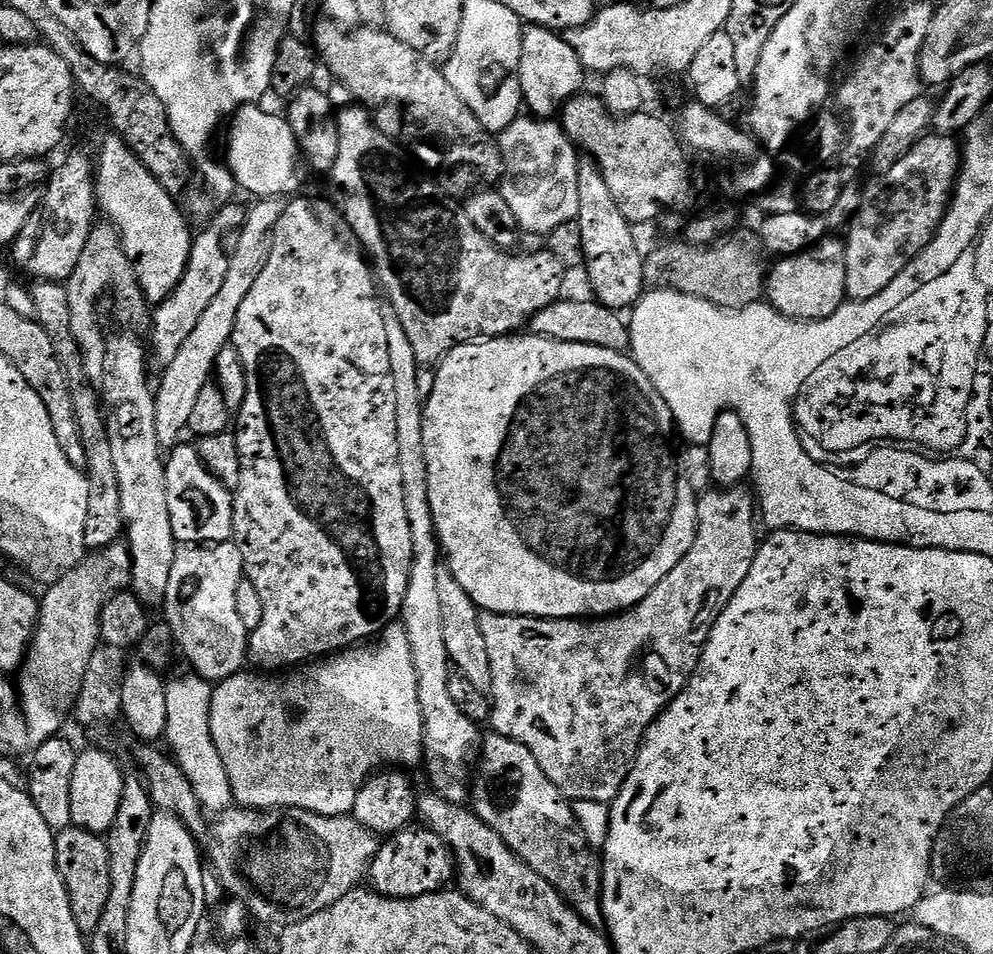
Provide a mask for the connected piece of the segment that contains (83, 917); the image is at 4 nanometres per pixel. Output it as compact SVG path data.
M75 826L55 833L55 838L54 858L58 874L66 886L66 894L70 898L74 922L78 922L80 932L90 934L98 930L98 922L101 921L106 901L110 898L110 850L107 839Z

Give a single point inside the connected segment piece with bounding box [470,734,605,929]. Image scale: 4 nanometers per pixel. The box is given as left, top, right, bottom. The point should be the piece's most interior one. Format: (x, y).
(512, 795)

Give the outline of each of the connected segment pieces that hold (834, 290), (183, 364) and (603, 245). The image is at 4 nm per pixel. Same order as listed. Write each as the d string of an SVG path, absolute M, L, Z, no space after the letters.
M825 238L796 256L777 259L771 265L766 300L775 312L791 320L825 320L846 303L846 250L844 240Z
M260 198L255 201L256 205L248 212L248 217L244 220L244 225L240 228L240 237L236 240L236 249L231 249L228 258L228 269L226 270L226 282L222 282L222 290L218 290L218 295L211 299L210 306L203 311L202 318L198 321L198 326L191 331L189 338L183 342L181 350L163 369L164 377L160 380L160 388L155 389L156 393L156 425L158 426L158 442L161 449L171 450L181 443L182 437L188 432L188 423L190 422L190 413L194 410L194 405L198 402L198 393L202 386L206 386L213 379L216 371L216 359L218 354L222 354L224 348L232 343L234 334L234 322L238 318L238 310L250 294L250 289L254 287L254 282L258 282L258 274L262 274L264 264L268 260L266 245L270 240L270 233L275 228L278 218L282 218L284 213L285 201L280 198Z
M588 158L580 160L578 166L578 214L576 220L582 230L584 264L588 268L588 280L592 283L595 299L607 308L631 309L640 301L646 291L644 279L645 257L640 256L636 245L633 225L622 218L622 210L614 203L614 197L602 178L600 168Z

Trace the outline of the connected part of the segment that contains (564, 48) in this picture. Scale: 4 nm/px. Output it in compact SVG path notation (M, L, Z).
M529 24L522 34L520 59L520 89L527 111L537 118L552 118L563 109L573 96L581 95L586 70L561 33Z

